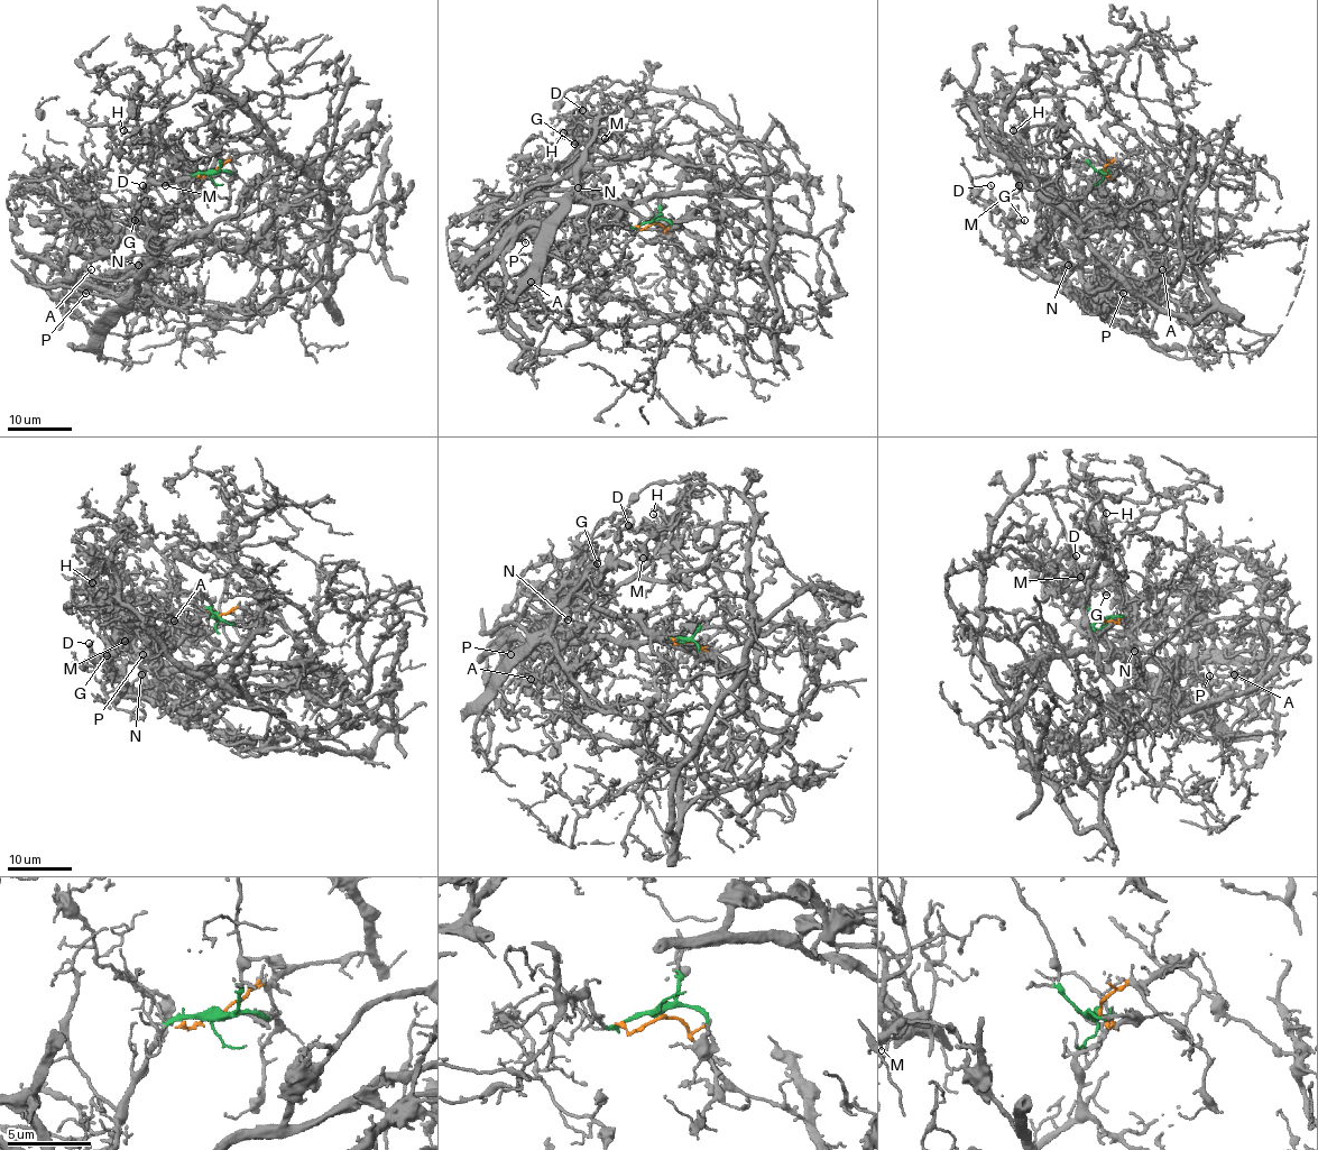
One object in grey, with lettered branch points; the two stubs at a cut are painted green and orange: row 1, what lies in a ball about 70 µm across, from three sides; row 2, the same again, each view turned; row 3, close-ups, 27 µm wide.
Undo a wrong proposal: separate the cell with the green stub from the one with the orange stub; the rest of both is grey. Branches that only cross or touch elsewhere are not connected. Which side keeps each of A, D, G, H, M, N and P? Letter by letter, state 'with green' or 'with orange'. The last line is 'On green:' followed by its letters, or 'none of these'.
A: with green
D: with green
G: with green
H: with green
M: with green
N: with green
P: with green
On green: A, D, G, H, M, N, P

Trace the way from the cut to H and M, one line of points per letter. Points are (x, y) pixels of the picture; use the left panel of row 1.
H: (212, 172), (193, 176), (173, 212), (173, 221), (150, 226), (141, 206), (150, 166), (150, 147), (123, 131)
M: (212, 172), (193, 176), (173, 221), (150, 226), (141, 199), (153, 184), (173, 180), (165, 175), (165, 186)

